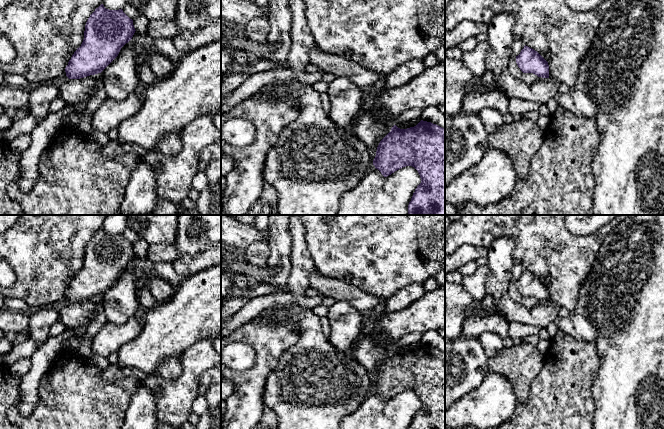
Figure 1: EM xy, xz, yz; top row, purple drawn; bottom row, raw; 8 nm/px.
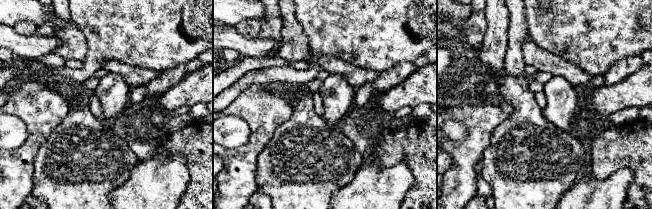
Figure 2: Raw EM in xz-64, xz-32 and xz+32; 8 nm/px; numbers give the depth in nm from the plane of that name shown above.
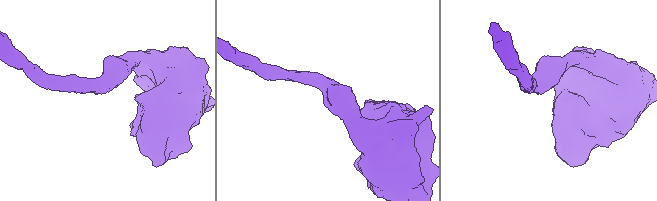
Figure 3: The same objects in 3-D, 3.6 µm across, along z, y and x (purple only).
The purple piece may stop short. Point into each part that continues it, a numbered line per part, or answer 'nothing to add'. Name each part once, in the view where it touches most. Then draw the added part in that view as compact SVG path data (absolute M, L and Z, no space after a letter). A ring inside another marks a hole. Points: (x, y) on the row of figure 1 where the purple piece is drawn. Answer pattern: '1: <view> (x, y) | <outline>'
nothing to add

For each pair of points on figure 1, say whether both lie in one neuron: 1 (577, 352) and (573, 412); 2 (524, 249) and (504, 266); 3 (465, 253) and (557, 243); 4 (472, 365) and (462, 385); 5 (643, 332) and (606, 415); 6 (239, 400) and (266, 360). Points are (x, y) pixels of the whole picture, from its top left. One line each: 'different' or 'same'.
1: same
2: different
3: different
4: same
5: same
6: same

